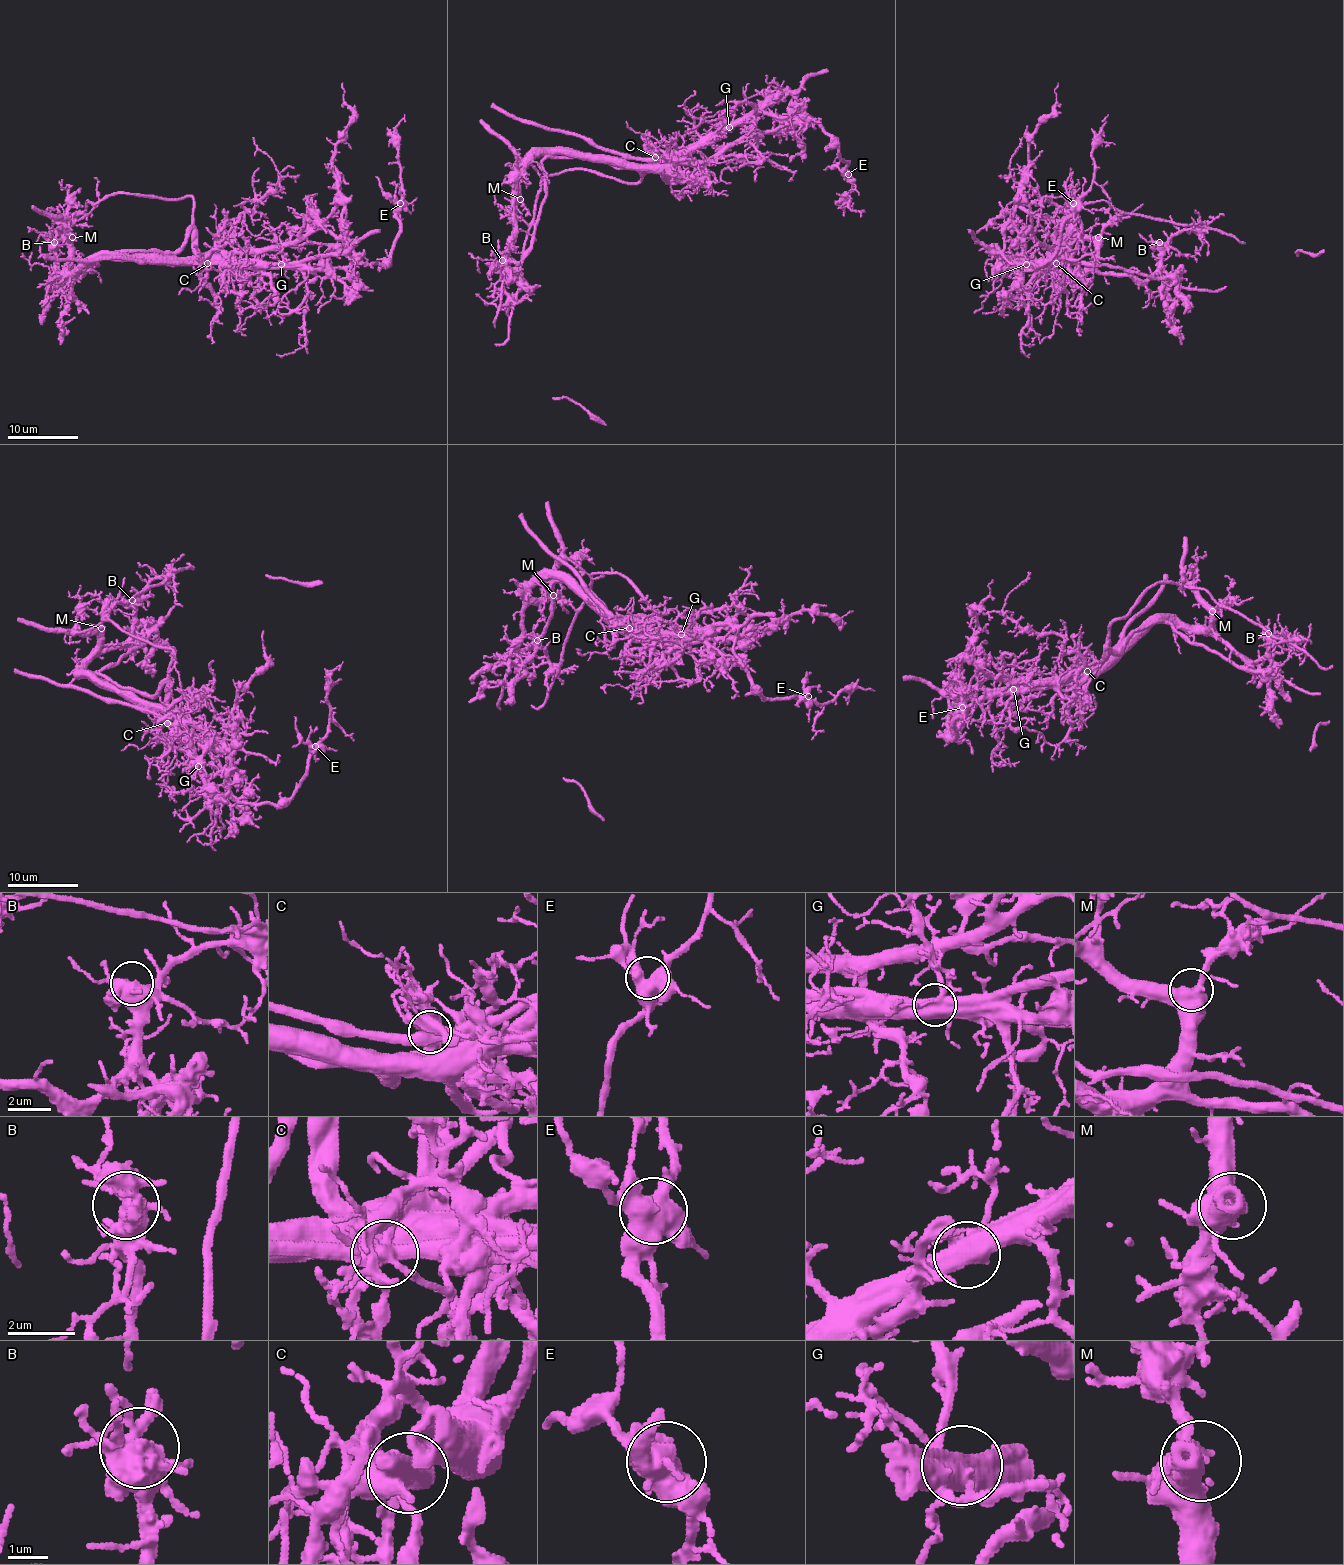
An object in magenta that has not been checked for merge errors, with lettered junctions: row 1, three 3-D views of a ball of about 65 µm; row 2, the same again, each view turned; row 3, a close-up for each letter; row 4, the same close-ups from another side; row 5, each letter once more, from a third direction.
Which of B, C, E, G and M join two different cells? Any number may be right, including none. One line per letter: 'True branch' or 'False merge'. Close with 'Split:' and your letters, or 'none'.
B: True branch
C: False merge
E: True branch
G: False merge
M: True branch
Split: C, G

